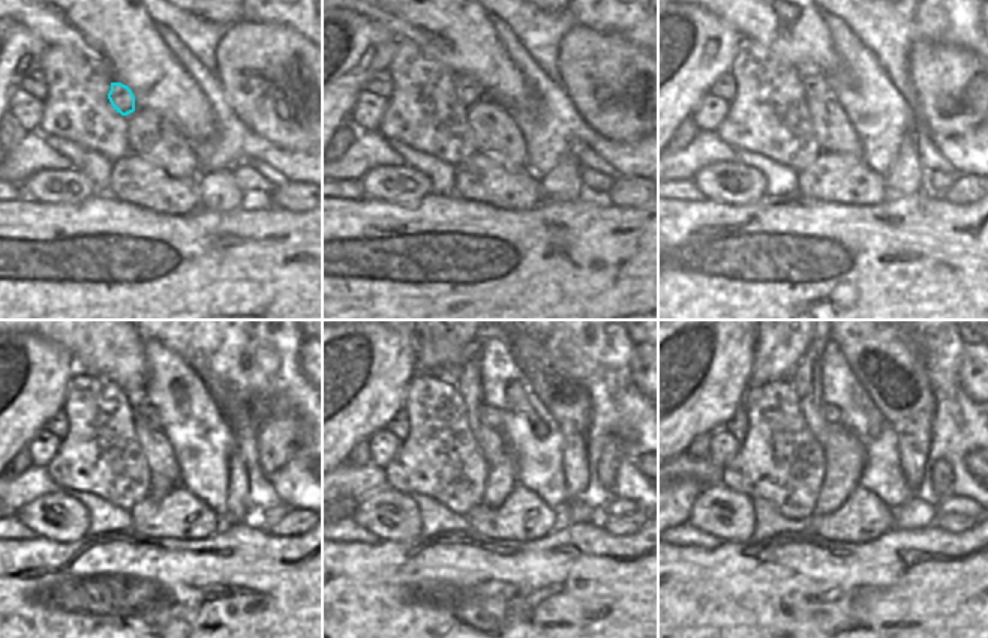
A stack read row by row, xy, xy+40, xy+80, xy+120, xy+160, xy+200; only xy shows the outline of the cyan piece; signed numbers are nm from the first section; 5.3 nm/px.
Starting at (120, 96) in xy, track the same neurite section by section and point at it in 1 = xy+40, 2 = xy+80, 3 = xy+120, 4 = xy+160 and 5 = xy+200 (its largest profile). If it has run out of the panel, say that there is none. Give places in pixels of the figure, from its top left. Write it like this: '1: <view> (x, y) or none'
1: xy+40 (468, 92)
2: xy+80 (816, 84)
3: xy+120 (146, 415)
4: xy+160 (492, 418)
5: xy+200 (831, 413)

